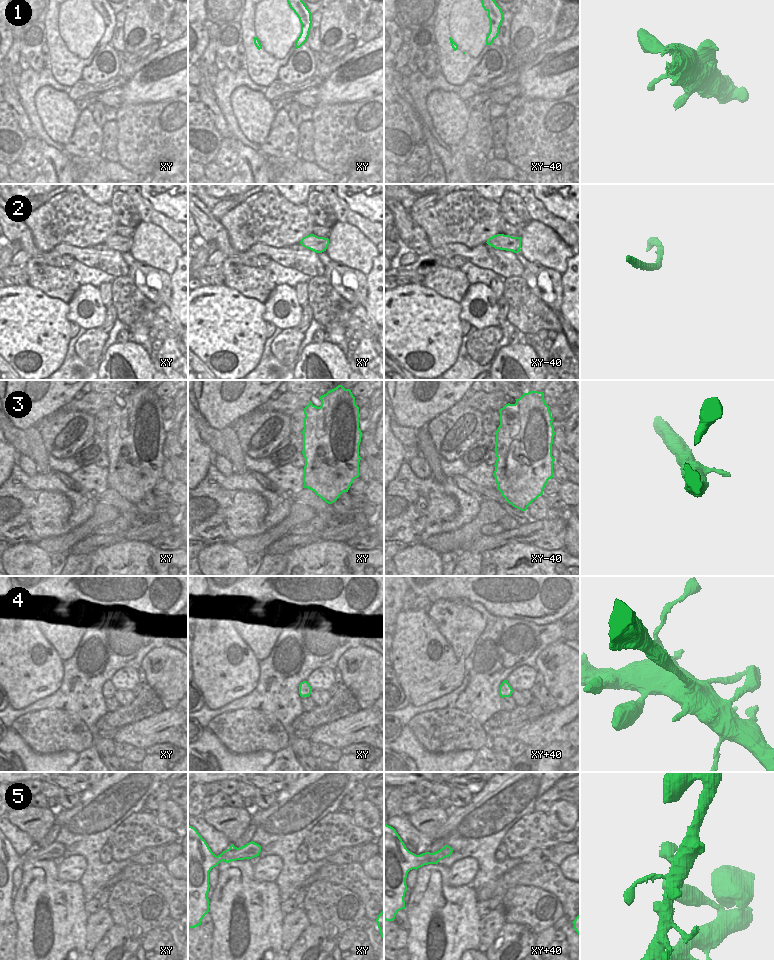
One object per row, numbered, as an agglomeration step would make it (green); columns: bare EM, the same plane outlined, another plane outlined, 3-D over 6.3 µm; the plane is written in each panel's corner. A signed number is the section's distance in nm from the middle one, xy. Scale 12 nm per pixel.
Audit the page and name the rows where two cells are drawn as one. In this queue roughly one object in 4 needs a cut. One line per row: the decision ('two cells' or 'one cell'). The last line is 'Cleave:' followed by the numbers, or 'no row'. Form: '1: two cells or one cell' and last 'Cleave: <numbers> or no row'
1: one cell
2: two cells
3: one cell
4: two cells
5: one cell
Cleave: 2, 4

